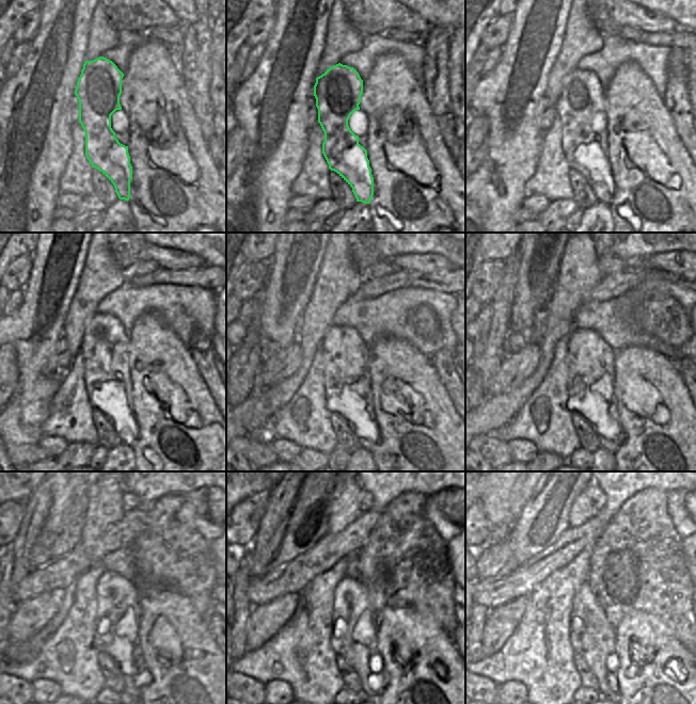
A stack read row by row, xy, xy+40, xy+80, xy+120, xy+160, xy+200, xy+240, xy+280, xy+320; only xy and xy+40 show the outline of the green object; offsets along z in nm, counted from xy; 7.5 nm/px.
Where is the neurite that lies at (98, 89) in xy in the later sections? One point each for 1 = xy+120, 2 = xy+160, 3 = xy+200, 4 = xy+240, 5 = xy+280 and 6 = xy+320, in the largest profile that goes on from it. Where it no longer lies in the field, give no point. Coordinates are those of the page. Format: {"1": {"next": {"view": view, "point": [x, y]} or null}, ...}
{"1": {"next": {"view": "xy+120", "point": [105, 346]}}, "2": {"next": {"view": "xy+160", "point": [348, 392]}}, "3": {"next": {"view": "xy+200", "point": [590, 360]}}, "4": {"next": {"view": "xy+240", "point": [115, 626]}}, "5": {"next": {"view": "xy+280", "point": [353, 638]}}, "6": {"next": {"view": "xy+320", "point": [591, 636]}}}

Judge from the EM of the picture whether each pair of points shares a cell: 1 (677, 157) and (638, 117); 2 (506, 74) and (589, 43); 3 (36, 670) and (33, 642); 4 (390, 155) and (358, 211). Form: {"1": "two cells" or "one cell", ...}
{"1": "one cell", "2": "two cells", "3": "two cells", "4": "two cells"}

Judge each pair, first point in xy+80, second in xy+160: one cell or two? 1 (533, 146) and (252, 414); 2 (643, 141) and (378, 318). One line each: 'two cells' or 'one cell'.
1: two cells
2: two cells

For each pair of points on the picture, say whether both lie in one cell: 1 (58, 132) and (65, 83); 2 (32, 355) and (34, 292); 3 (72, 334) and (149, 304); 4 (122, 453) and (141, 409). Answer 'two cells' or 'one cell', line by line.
1: one cell
2: one cell
3: two cells
4: two cells

